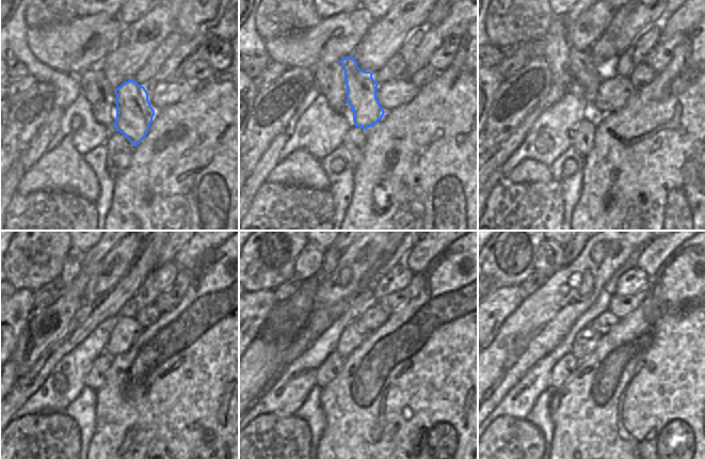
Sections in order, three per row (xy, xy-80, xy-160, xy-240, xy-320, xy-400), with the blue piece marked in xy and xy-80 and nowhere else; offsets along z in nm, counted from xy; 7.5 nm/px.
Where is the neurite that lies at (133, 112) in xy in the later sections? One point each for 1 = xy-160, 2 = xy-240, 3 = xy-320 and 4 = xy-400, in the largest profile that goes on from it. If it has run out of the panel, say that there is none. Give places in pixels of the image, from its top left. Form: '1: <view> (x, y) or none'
1: xy-160 (583, 73)
2: xy-240 (89, 296)
3: xy-320 (332, 256)
4: xy-400 (572, 252)

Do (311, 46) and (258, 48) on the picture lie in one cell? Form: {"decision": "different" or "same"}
{"decision": "different"}

